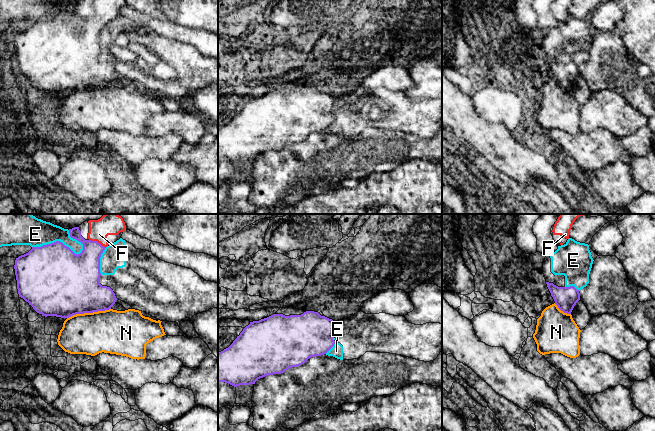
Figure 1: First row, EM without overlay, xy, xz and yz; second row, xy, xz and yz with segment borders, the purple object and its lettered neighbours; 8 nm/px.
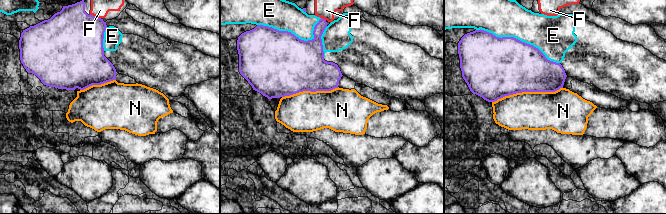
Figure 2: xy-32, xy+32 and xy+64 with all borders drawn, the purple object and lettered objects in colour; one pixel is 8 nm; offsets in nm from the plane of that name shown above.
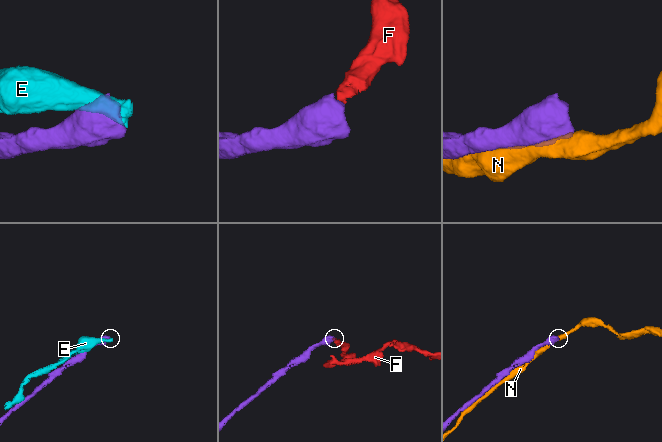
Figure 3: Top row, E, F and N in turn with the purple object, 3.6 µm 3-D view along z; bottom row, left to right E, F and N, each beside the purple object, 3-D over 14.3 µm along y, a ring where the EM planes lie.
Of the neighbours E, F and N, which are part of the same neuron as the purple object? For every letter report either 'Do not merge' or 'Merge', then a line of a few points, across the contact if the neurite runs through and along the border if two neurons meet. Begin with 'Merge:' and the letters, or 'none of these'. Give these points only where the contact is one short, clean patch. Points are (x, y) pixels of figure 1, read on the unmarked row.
Merge: F
E: Do not merge
F: Merge. Line: xy (83, 45), (87, 40), (96, 17), (97, 8)
N: Do not merge

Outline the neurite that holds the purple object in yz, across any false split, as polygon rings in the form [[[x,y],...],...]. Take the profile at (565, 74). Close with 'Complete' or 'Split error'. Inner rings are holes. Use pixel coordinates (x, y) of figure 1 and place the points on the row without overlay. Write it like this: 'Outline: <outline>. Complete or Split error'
Outline: [[[546,58],[555,80],[564,89],[571,90],[574,82],[580,76],[580,69],[574,62],[558,63],[553,59]]]. Complete

